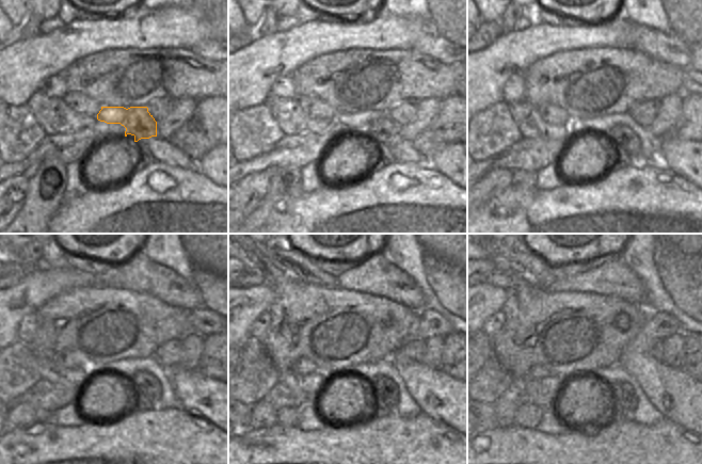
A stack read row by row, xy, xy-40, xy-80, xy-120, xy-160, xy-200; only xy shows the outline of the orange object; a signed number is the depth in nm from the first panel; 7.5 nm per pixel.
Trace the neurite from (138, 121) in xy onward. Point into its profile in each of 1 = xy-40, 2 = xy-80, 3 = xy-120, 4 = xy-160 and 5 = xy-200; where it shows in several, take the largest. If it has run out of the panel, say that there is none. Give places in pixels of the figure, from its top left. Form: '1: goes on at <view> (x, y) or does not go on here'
1: goes on at xy-40 (378, 126)
2: goes on at xy-80 (621, 129)
3: goes on at xy-120 (144, 373)
4: goes on at xy-160 (382, 374)
5: goes on at xy-200 (624, 396)

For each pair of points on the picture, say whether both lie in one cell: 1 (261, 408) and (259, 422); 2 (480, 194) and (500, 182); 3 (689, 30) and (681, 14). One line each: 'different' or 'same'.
1: same
2: same
3: same

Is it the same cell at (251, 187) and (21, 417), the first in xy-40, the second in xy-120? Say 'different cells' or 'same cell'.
same cell

